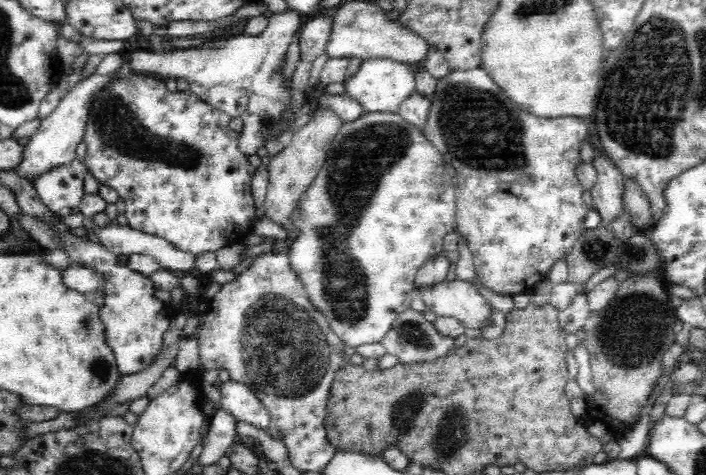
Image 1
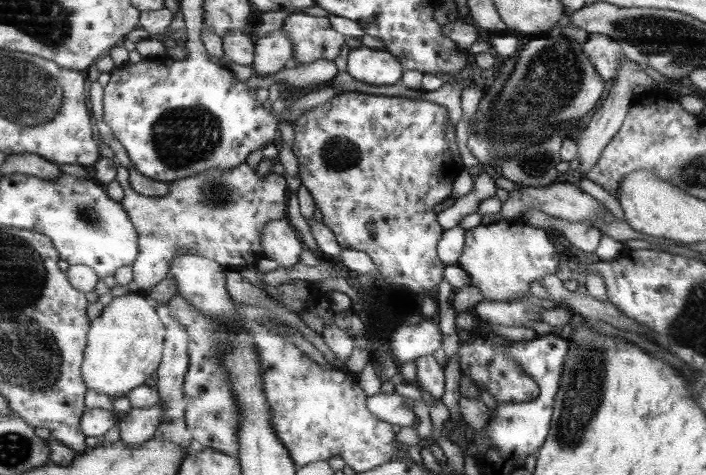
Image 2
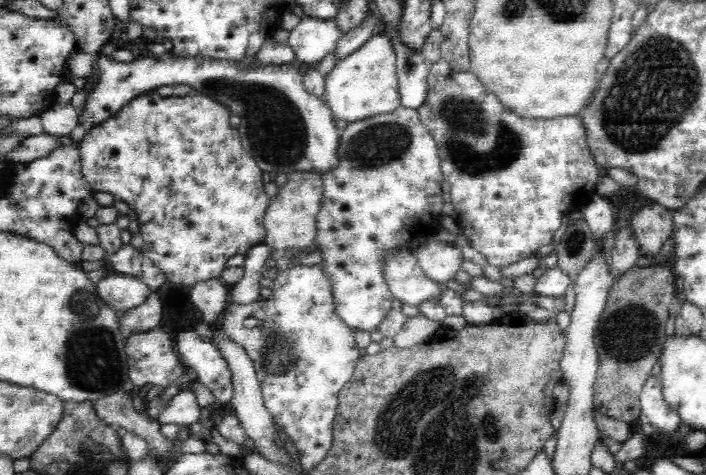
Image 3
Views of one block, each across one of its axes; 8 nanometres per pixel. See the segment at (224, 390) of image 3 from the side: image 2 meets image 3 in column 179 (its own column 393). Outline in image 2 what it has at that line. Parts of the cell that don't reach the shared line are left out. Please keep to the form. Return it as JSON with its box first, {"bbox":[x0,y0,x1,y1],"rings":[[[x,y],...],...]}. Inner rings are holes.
{"bbox":[388,318,441,364],"rings":[[[421,318],[419,323],[411,326],[399,326],[389,336],[388,350],[392,353],[393,360],[399,364],[414,361],[421,356],[432,356],[435,350],[441,348],[441,331],[438,325],[429,318]]]}

